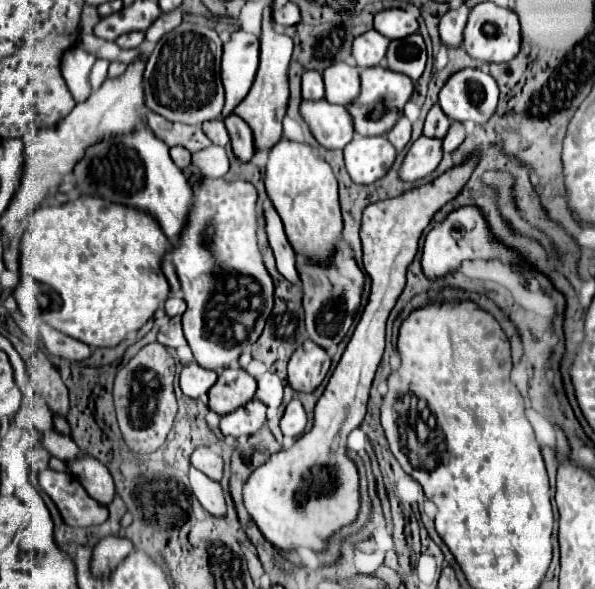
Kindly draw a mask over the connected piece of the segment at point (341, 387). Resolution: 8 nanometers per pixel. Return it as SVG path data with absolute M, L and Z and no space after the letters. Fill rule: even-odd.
M475 150L463 164L449 168L429 184L411 188L401 196L369 204L363 212L361 244L363 268L371 278L369 302L359 324L329 378L329 384L315 406L313 428L303 434L289 450L273 454L267 464L259 466L243 486L245 508L263 532L263 536L279 550L297 546L313 552L325 552L327 540L337 530L355 522L361 508L359 474L355 462L347 454L347 436L355 430L367 410L369 388L385 348L385 322L405 288L405 270L417 254L417 244L433 214L451 202L467 184L479 164Z

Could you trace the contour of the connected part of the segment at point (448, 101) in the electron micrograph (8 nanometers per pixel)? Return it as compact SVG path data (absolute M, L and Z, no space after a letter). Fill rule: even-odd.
M463 68L449 76L439 92L439 106L451 120L487 122L497 108L499 88L491 74L479 68Z

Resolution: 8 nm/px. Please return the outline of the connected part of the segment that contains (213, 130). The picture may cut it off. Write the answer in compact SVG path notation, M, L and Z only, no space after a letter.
M209 120L209 122L205 122L205 124L201 124L201 128L203 128L203 132L207 134L207 138L213 142L213 144L217 144L217 146L225 146L227 142L229 142L229 134L227 134L227 128L225 128L225 124L223 124L223 120Z

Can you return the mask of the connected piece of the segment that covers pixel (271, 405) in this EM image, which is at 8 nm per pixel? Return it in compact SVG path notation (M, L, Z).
M267 372L257 378L257 384L259 384L259 388L257 388L255 398L261 400L269 408L269 412L275 412L283 400L283 384L281 384L279 376Z

